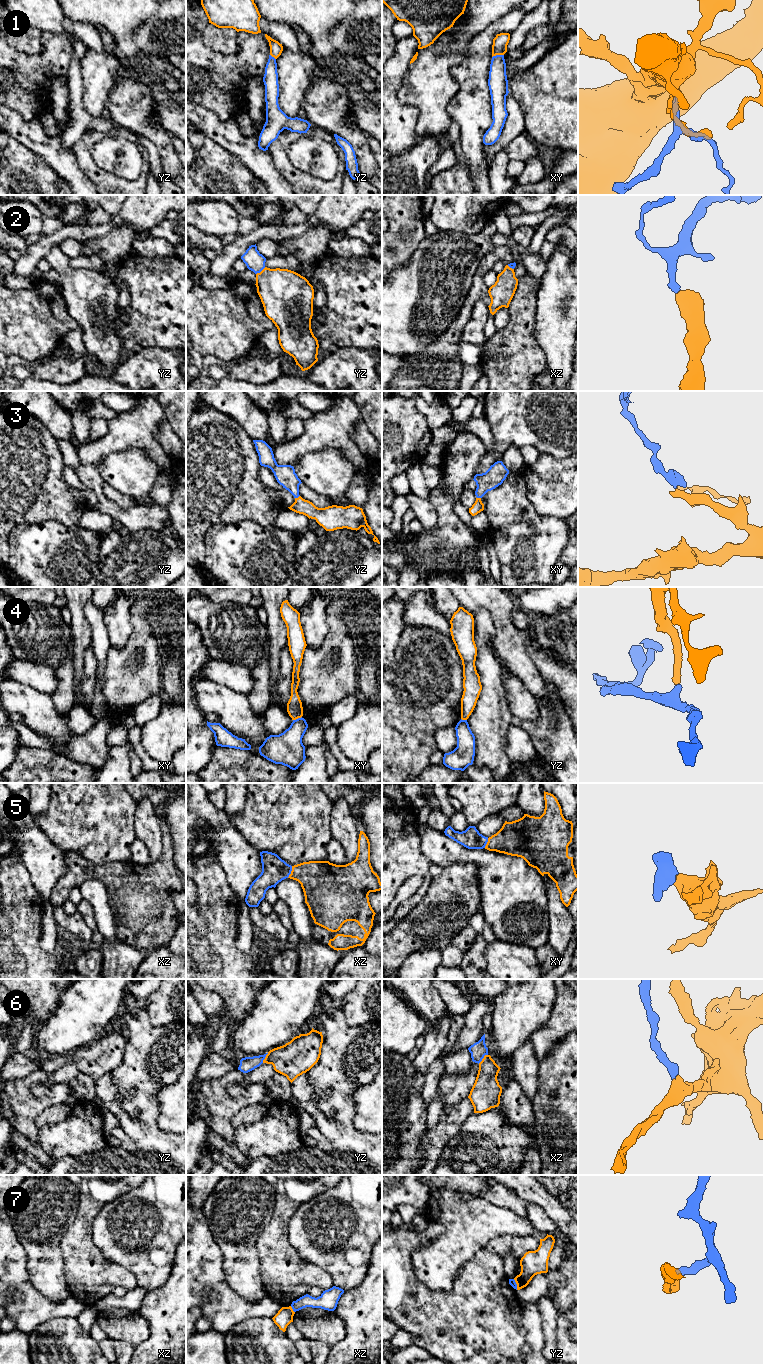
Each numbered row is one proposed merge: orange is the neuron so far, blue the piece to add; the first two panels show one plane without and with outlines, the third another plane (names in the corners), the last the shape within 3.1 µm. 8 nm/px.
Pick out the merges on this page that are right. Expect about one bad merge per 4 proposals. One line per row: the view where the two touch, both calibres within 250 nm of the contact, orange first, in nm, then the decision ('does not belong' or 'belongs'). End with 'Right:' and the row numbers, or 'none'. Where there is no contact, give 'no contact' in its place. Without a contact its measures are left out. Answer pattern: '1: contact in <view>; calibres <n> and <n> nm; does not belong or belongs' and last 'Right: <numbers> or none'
1: contact in xy; calibres 120 and 160 nm; belongs
2: contact in yz; calibres 380 and 150 nm; belongs
3: contact in yz; calibres 130 and 160 nm; belongs
4: contact in xy; calibres 130 and 260 nm; does not belong
5: contact in xz; calibres 320 and 200 nm; belongs
6: contact in xz; calibres 220 and 140 nm; belongs
7: contact in xz; calibres 140 and 100 nm; does not belong
Right: 1, 2, 3, 5, 6

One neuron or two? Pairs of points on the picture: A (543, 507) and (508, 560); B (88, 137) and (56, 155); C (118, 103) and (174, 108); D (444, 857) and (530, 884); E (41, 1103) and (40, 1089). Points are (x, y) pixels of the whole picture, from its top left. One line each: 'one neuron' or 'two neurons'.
A: two neurons
B: two neurons
C: two neurons
D: one neuron
E: two neurons

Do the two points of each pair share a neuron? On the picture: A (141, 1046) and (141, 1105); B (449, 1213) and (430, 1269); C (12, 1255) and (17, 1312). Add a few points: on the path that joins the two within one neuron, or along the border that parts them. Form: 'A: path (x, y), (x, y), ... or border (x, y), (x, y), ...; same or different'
A: path (141, 1061), (140, 1090); same
B: path (450, 1227), (450, 1249), (444, 1255); same
C: path (10, 1269), (10, 1298); same

